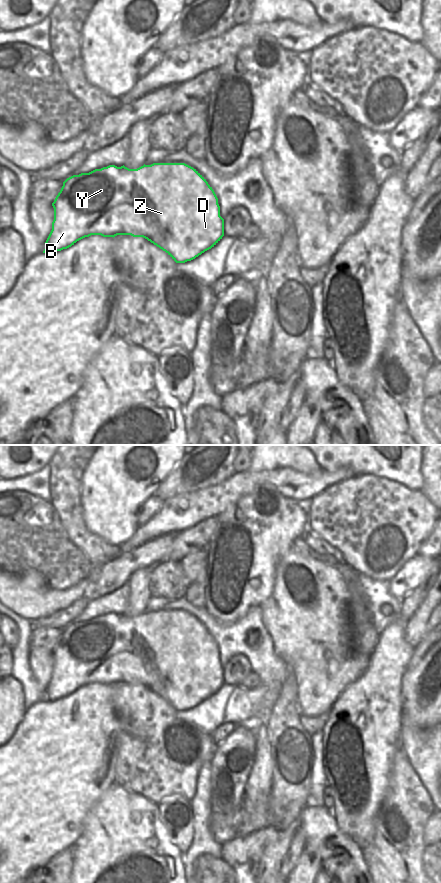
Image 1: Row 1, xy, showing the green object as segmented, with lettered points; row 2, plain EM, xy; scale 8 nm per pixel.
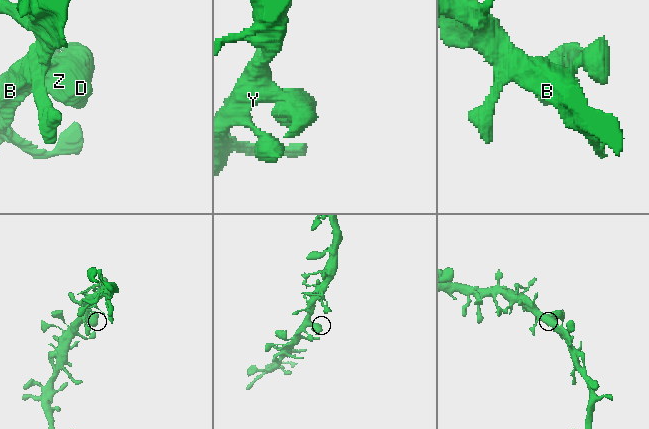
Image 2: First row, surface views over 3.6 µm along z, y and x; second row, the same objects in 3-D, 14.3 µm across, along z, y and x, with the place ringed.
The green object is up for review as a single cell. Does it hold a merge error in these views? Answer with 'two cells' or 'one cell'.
one cell

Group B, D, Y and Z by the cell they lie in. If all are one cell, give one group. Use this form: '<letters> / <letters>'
B D Y Z

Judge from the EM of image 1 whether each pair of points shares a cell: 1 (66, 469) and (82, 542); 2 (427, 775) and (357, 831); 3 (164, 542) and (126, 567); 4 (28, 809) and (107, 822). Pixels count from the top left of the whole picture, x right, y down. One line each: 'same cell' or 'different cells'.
1: same cell
2: different cells
3: same cell
4: different cells

